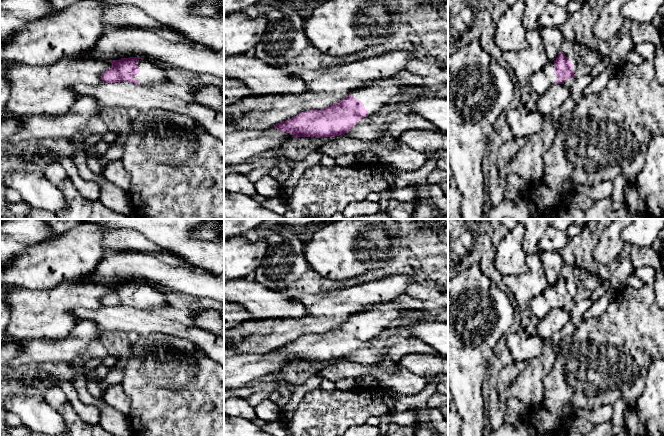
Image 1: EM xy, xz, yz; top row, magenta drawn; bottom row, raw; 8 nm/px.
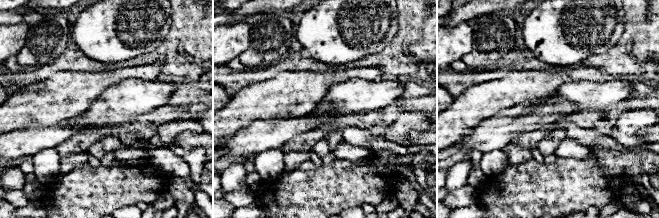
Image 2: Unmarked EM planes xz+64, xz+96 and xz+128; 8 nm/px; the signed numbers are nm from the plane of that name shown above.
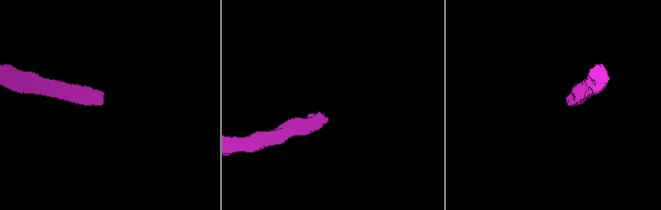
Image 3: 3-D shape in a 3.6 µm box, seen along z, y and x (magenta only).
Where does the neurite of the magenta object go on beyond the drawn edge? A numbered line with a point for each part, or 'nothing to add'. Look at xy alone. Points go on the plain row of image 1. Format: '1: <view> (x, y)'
1: xy (150, 299)

